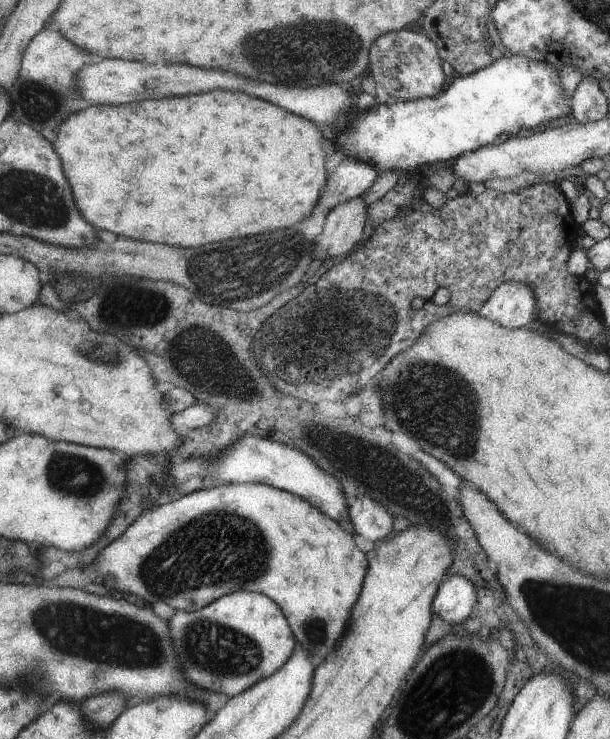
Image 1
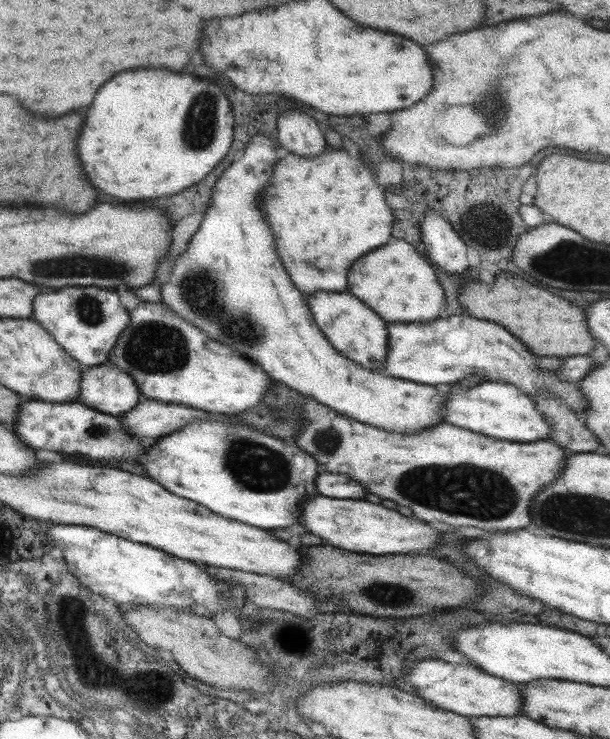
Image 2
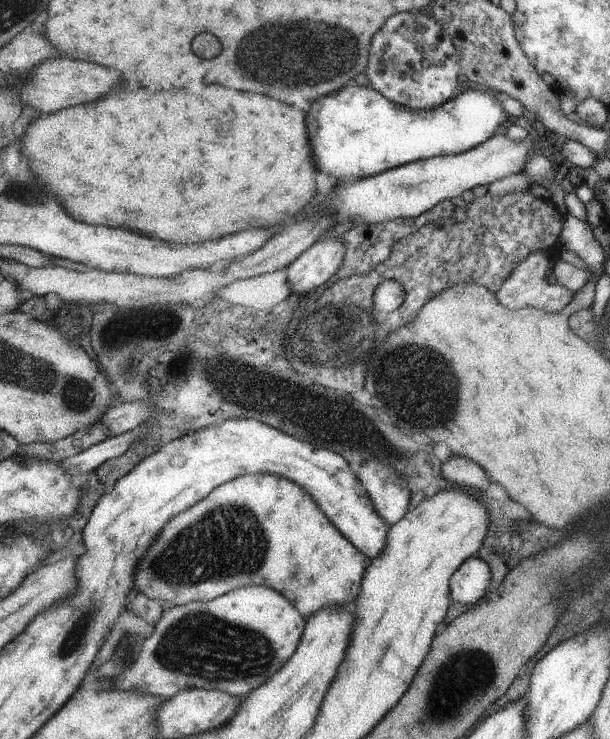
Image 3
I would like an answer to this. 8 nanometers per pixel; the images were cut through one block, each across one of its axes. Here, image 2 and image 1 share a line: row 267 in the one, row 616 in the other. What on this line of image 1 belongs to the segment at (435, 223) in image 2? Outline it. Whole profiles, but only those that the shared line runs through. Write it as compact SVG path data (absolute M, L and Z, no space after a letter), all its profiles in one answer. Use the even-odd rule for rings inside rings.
M451 576L439 584L431 602L431 612L437 614L445 624L458 624L468 621L474 603L473 586L461 576Z

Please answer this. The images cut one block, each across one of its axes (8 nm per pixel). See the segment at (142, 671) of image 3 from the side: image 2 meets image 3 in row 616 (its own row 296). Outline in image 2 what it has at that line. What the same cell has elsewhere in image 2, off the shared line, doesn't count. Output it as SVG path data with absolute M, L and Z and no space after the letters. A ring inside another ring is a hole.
M257 134L253 136L251 140L248 140L244 146L244 151L237 157L237 160L229 163L223 169L222 174L215 181L212 186L210 205L204 210L204 217L197 228L197 231L190 237L189 243L184 252L178 255L171 268L169 278L167 282L161 283L160 301L171 311L174 312L177 317L183 318L183 321L191 324L191 326L199 329L201 333L205 334L205 337L211 338L215 342L223 346L229 347L229 349L235 351L235 353L241 354L247 357L249 362L256 364L271 381L279 382L283 384L287 389L293 390L299 394L310 396L315 402L328 406L331 410L344 414L357 422L362 422L377 428L382 428L386 431L393 431L394 433L407 433L411 434L413 431L423 430L425 427L433 426L434 424L442 421L442 414L440 413L440 406L446 397L446 393L449 390L445 390L444 387L433 387L428 385L419 385L413 382L403 381L389 377L383 372L370 371L365 367L359 366L352 360L343 358L329 341L325 339L325 336L319 332L313 318L311 317L310 310L306 305L306 300L302 297L302 294L296 289L296 286L291 282L288 274L285 274L285 268L283 264L279 262L277 258L277 252L275 252L275 241L273 238L272 228L267 222L264 212L258 207L258 198L260 198L260 192L268 185L269 179L273 174L273 169L276 163L275 149L278 144L271 136L265 136L265 134Z

